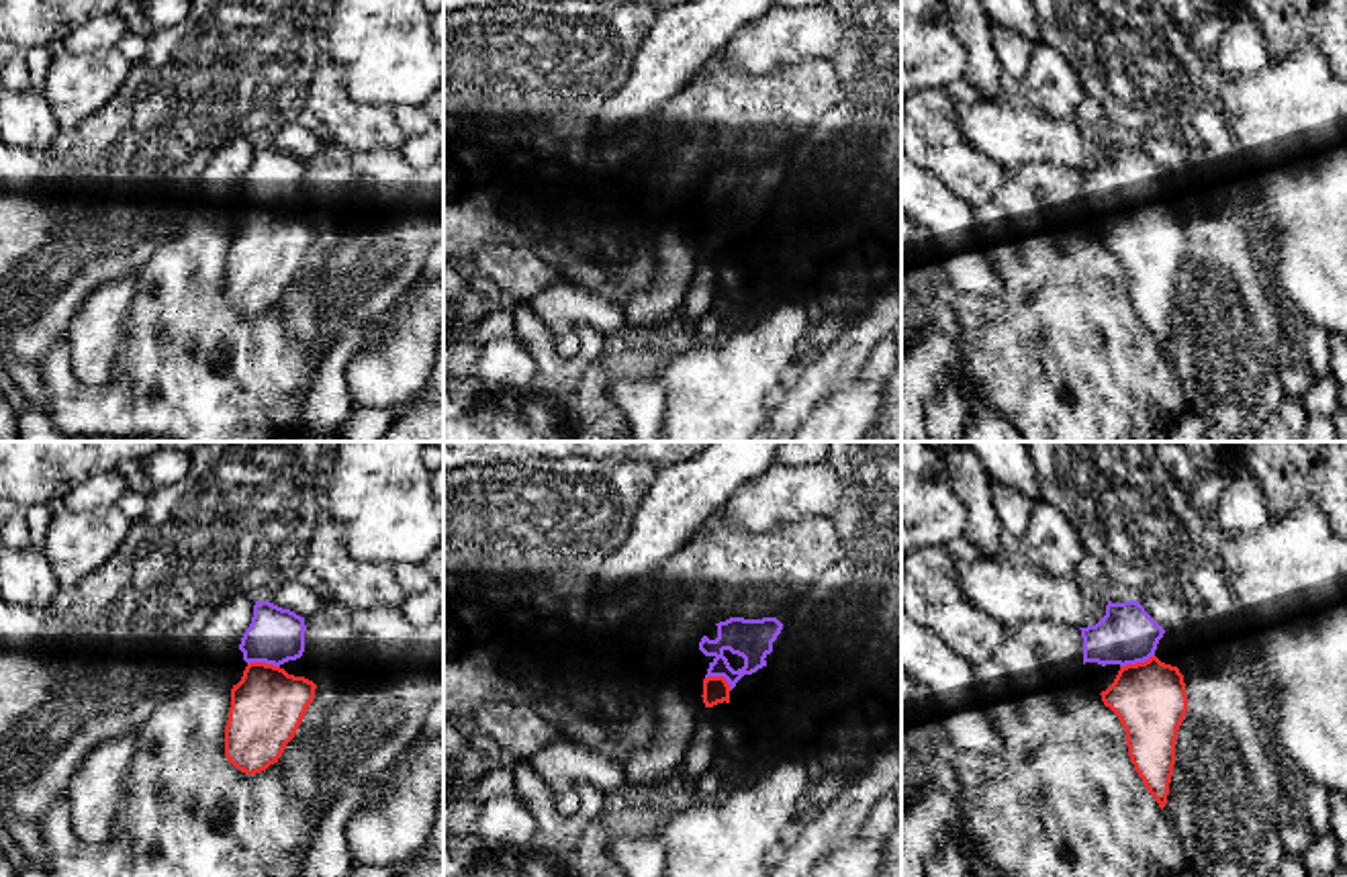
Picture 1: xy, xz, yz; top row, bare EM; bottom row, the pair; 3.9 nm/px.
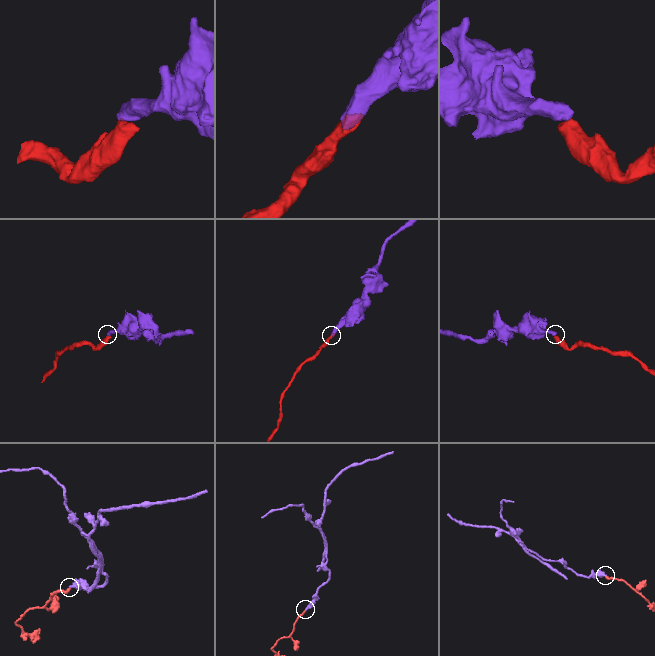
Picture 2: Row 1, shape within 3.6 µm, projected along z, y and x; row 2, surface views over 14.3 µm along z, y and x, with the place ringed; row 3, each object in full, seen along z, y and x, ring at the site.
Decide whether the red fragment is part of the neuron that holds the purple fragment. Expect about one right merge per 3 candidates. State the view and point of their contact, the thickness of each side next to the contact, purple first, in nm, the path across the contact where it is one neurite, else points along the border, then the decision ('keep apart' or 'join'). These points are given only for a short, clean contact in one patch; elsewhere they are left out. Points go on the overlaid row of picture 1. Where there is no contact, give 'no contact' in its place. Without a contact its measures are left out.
meets purple in yz at (1137, 661); 240 nm thick on the purple side, 280 nm on the other; runs through yz (1127, 634), (1137, 661), (1149, 698); join

